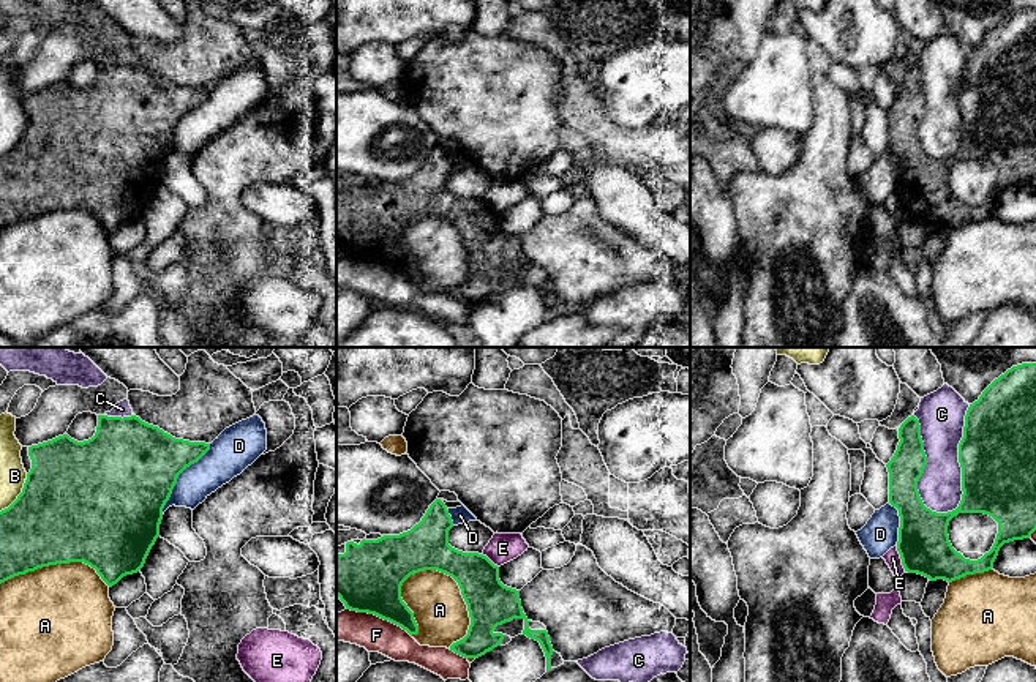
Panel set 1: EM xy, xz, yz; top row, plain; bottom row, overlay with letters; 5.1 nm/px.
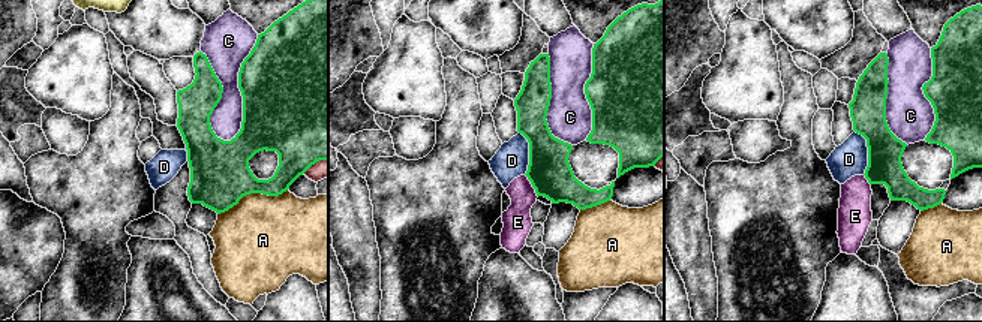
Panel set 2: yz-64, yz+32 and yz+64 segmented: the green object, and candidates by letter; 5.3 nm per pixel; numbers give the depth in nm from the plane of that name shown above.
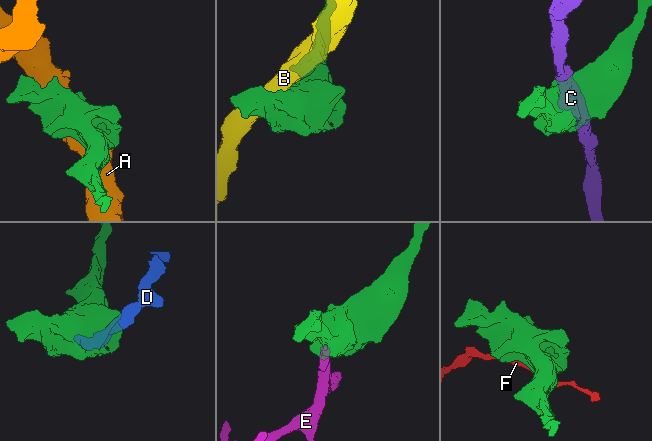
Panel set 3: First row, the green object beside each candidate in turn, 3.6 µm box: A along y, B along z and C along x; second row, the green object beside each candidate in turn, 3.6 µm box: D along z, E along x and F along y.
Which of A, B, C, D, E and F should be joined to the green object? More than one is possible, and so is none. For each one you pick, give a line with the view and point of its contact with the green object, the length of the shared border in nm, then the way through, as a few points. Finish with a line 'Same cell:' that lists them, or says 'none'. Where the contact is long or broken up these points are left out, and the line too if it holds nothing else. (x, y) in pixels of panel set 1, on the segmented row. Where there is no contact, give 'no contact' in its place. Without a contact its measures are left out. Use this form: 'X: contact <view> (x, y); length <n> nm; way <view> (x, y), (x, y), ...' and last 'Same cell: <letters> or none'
Same cell: none

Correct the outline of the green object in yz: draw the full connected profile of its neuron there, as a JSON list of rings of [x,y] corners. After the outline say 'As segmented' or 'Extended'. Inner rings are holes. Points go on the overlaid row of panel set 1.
[[[1036,363],[1012,366],[995,379],[978,401],[970,404],[963,437],[959,444],[963,494],[955,510],[932,512],[919,496],[918,482],[927,466],[927,456],[921,425],[914,415],[900,425],[899,439],[897,450],[886,467],[889,504],[899,510],[900,516],[897,551],[905,571],[948,583],[967,575],[984,573],[993,568],[1004,543],[1030,538],[1036,530]],[[959,513],[984,513],[998,523],[992,549],[978,560],[965,559],[949,541],[948,526]]]. As segmented

